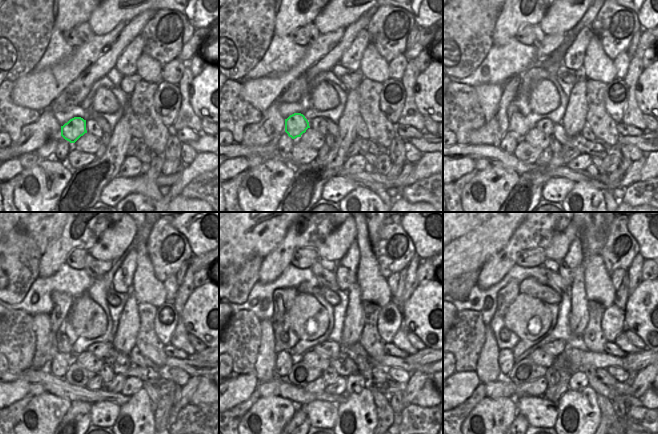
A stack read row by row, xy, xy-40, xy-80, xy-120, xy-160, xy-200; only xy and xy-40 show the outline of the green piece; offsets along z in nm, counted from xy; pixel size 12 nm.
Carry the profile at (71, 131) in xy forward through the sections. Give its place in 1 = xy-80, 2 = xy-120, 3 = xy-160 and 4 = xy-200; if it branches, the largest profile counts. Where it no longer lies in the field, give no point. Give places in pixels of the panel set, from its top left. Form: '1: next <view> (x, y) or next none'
1: next xy-80 (517, 124)
2: next xy-120 (64, 346)
3: next xy-160 (284, 336)
4: next xy-200 (505, 333)

